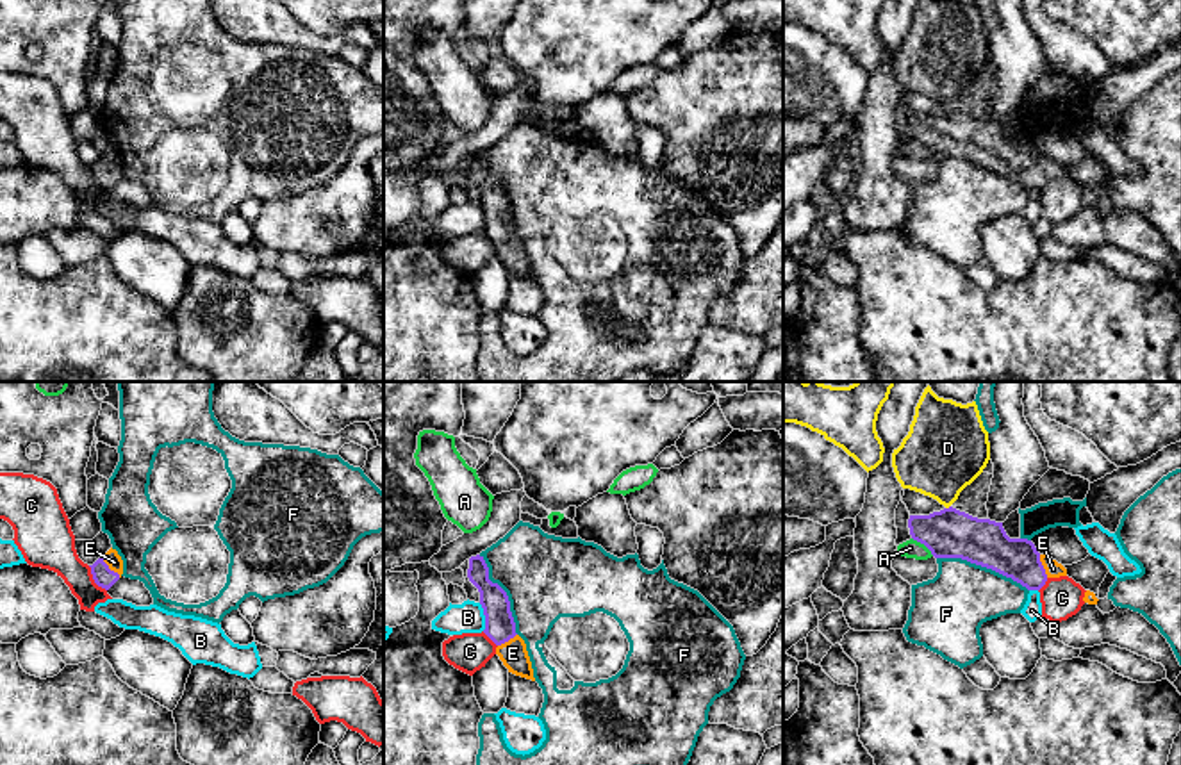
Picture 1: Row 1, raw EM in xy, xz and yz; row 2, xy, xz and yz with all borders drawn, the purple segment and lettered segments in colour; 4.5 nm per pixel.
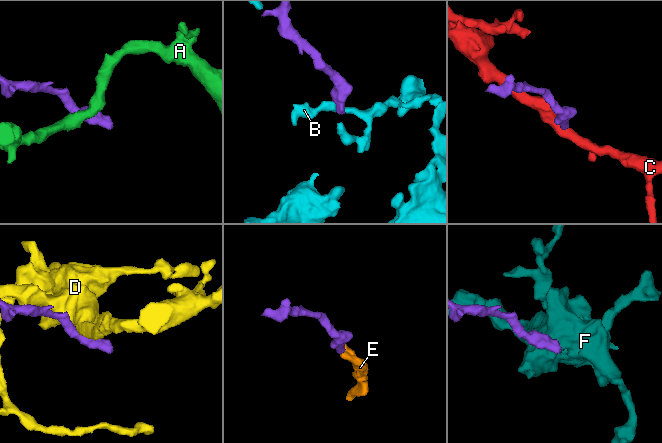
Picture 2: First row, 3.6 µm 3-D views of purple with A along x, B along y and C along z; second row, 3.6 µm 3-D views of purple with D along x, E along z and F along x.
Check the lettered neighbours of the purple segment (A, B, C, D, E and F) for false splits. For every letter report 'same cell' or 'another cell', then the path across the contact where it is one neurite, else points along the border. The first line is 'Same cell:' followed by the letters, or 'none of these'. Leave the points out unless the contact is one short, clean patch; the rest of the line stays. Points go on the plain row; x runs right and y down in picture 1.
Same cell: E
A: another cell
B: another cell
C: another cell; border along xy (88, 166), (93, 180), (106, 191)
D: another cell
E: same cell; runs through xy (102, 175), (107, 168), (115, 163)
F: another cell

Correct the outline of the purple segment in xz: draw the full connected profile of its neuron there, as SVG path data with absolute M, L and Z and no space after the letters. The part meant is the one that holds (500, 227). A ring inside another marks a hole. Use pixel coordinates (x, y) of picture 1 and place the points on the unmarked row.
M483 157L469 159L467 178L480 193L480 205L485 216L483 234L498 246L496 255L508 273L535 282L526 244L516 234L508 196L498 184L489 180L489 168Z

